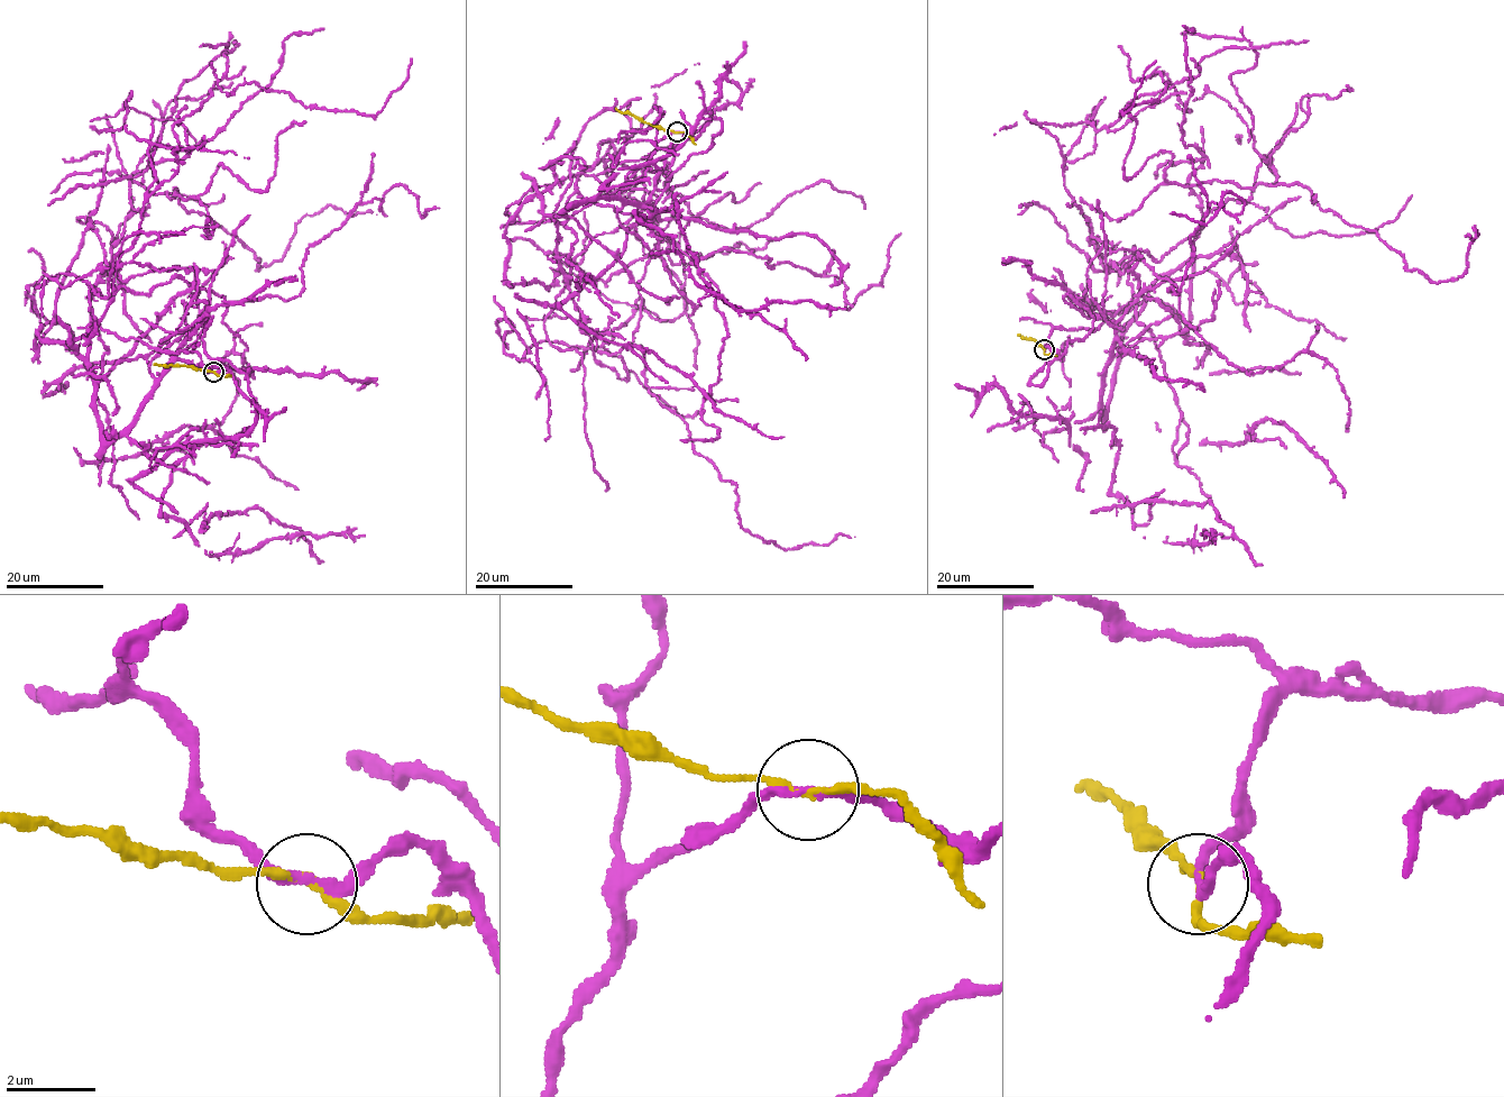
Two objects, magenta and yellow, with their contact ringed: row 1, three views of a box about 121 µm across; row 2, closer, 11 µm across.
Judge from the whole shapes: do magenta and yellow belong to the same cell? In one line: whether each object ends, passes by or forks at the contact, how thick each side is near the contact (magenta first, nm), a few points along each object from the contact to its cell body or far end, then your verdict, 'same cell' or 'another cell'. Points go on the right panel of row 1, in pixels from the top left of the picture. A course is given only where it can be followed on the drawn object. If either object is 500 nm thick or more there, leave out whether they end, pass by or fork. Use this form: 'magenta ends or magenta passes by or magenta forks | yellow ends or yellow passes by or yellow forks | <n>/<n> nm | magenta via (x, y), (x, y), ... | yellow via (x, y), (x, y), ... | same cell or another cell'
magenta passes by | yellow passes by | 200/160 nm | magenta via (1044, 349), (1131, 298), (1065, 156), (1226, 48), (1255, 49), (1231, 83), (1267, 185), (1436, 283), (1469, 239) | yellow via (1044, 349), (1037, 341), (1017, 334) | another cell

